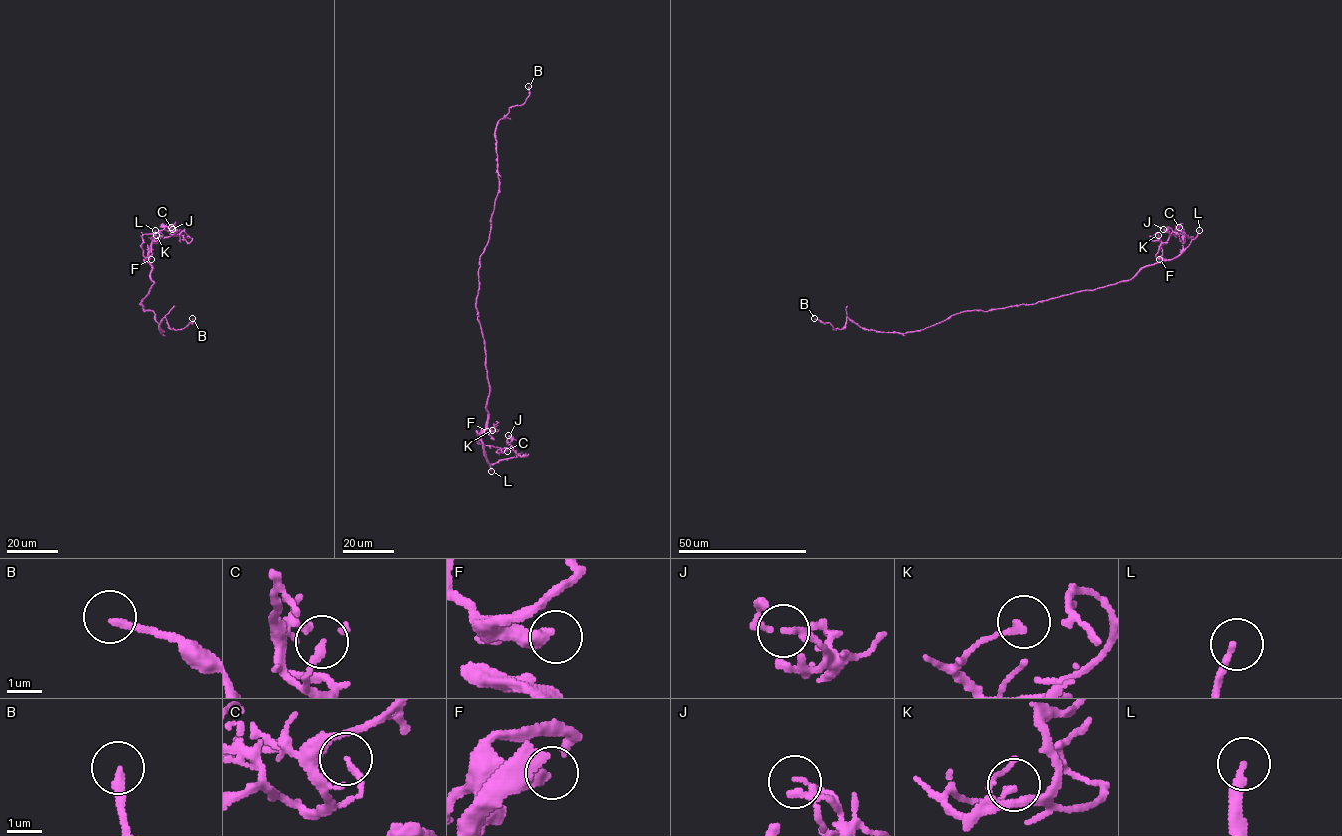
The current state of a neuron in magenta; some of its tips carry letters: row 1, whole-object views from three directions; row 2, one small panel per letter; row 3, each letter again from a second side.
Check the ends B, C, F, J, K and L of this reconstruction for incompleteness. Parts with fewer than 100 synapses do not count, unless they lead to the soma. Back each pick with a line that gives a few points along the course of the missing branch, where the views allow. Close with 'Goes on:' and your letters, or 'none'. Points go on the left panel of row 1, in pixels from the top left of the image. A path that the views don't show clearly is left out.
L: (155, 230), (156, 205), (152, 202), (130, 213), (123, 225)
Goes on: B, L

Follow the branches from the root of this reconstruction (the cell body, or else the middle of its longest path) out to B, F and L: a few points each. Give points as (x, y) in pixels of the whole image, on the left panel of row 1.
B: (140, 304), (154, 313), (162, 333), (164, 317), (176, 329), (192, 318)
F: (140, 304), (153, 284), (151, 266), (145, 260), (151, 259)
L: (140, 304), (153, 284), (151, 266), (145, 260), (155, 230)

